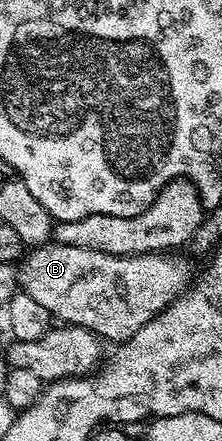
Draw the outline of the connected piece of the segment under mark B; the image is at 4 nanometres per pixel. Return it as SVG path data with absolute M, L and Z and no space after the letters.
M48 242L32 247L22 257L17 284L29 298L45 306L56 321L87 328L104 341L122 342L191 287L191 264L179 255L183 254L166 251L114 256L101 254L101 250Z

